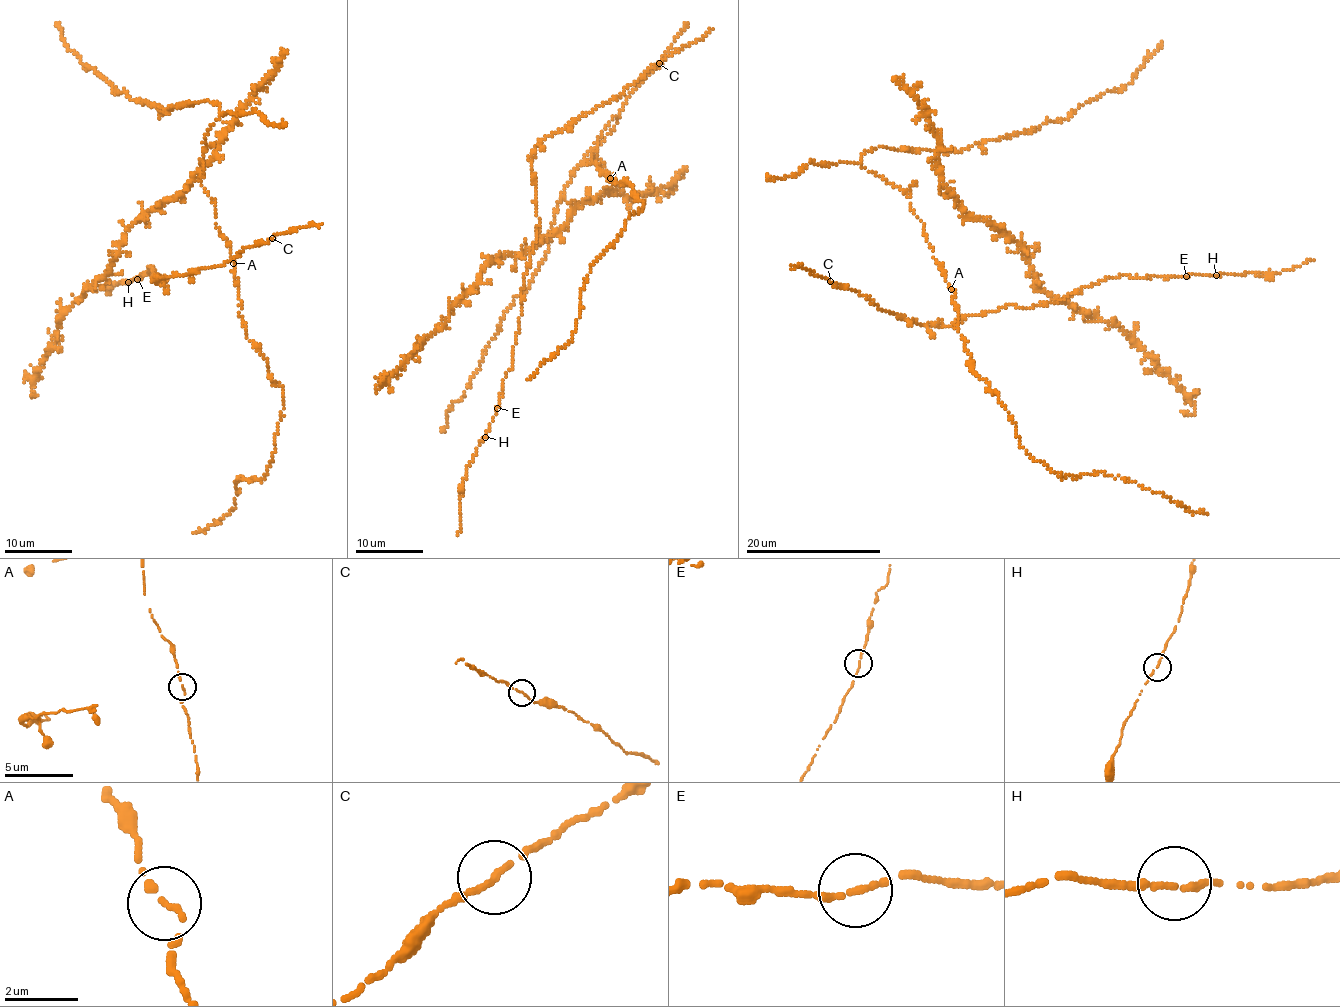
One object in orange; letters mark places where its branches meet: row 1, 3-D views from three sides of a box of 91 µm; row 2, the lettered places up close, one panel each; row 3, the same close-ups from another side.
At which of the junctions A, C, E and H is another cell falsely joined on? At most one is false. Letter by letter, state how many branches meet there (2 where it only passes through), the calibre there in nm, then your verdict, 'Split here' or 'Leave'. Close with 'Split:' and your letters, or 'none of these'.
A: Branches: 2. Thickness 170 nm. Leave
C: Branches: 2. Thickness 160 nm. Leave
E: Branches: 2. Thickness 170 nm. Leave
H: Branches: 2. Thickness 180 nm. Leave
Split: none of these

